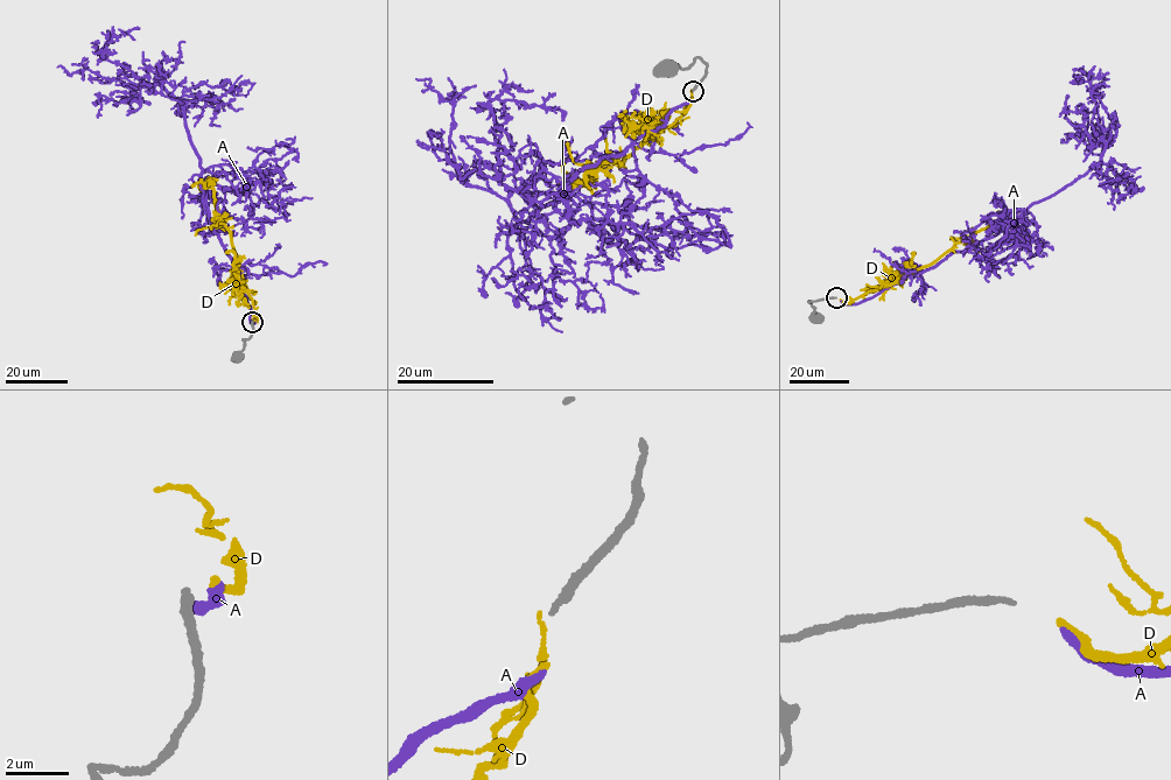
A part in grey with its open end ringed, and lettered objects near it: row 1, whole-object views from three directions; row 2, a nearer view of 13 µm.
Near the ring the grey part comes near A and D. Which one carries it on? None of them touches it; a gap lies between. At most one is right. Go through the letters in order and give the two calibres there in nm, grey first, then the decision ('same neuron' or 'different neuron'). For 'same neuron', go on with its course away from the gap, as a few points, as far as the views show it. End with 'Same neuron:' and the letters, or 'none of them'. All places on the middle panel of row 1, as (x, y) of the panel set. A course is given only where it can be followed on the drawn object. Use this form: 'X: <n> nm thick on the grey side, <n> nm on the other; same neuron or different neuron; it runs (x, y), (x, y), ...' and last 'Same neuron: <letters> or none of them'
A: 220 nm thick on the grey side, 280 nm on the other; different neuron
D: 220 nm thick on the grey side, 200 nm on the other; different neuron
Same neuron: none of them

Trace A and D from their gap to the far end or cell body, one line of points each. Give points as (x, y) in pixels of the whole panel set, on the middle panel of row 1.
A: (692, 99), (516, 219), (489, 102), (556, 109), (562, 120)
D: (692, 98), (688, 107), (673, 121), (621, 161), (601, 162), (589, 183), (570, 178), (563, 170), (563, 163)

